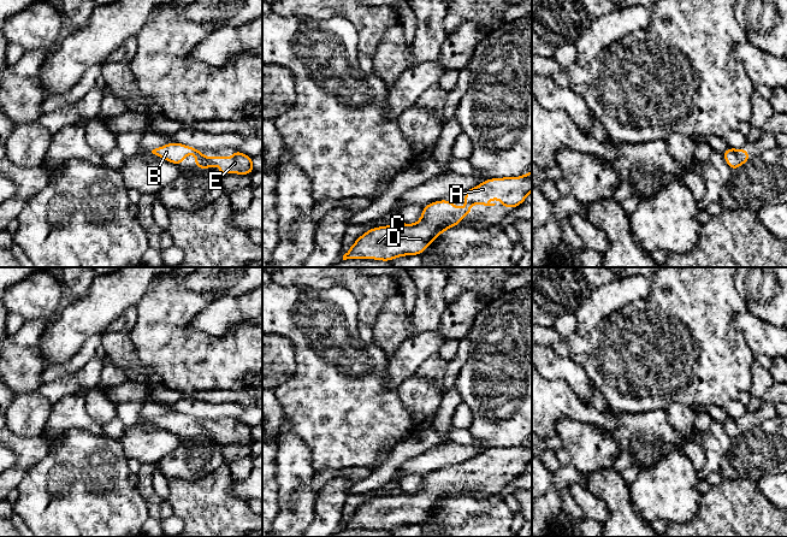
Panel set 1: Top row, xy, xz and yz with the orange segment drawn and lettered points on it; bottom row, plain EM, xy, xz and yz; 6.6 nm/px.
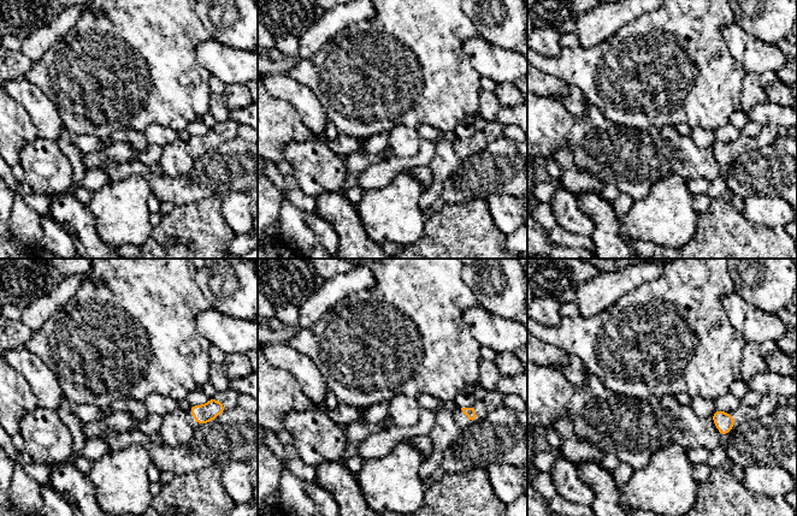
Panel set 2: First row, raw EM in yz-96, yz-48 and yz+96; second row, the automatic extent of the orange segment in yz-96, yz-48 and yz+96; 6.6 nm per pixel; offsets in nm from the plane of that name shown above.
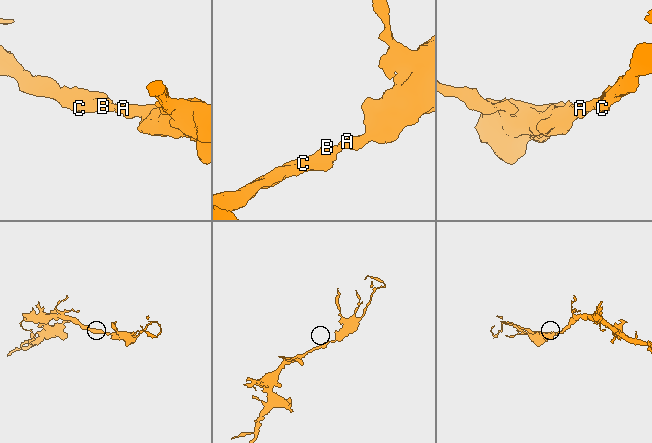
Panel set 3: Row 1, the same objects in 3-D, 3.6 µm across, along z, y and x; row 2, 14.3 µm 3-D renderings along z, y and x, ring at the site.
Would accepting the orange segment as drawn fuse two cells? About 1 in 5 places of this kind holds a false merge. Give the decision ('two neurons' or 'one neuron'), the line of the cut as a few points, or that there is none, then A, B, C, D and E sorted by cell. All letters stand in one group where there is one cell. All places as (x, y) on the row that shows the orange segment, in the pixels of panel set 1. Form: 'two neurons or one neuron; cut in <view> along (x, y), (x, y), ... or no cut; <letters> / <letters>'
one neuron; no cut; A B C D E

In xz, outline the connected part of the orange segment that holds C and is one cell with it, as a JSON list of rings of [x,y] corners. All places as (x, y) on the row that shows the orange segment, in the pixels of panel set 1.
[[[532,170],[520,177],[498,177],[490,178],[479,185],[463,193],[466,205],[458,210],[457,205],[449,200],[439,200],[422,207],[422,214],[415,224],[404,224],[395,222],[389,226],[372,228],[361,235],[349,250],[343,255],[347,259],[375,259],[381,261],[391,261],[398,256],[421,255],[421,253],[438,237],[451,226],[458,226],[460,219],[471,216],[472,205],[495,206],[490,203],[490,199],[501,199],[502,207],[513,210],[515,206],[522,205],[526,196],[532,191]]]

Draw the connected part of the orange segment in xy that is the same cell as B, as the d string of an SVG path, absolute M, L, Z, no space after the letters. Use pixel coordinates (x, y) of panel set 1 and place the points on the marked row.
M171 142L153 149L152 153L178 166L182 166L182 161L185 157L194 153L196 155L195 169L212 169L212 166L217 164L221 167L217 173L224 177L226 176L226 172L236 175L252 175L254 172L253 157L248 157L239 151L235 151L231 158L215 155L207 158L199 148Z

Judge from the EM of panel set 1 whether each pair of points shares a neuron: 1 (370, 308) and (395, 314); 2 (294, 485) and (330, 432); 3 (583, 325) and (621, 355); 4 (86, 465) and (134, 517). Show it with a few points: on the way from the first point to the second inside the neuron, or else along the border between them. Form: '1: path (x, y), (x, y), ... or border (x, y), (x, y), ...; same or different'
1: border (398, 291), (386, 300), (372, 328); different
2: border (297, 435), (309, 448), (311, 464), (315, 470); different
3: border (614, 313), (604, 317), (587, 332), (575, 331); different
4: path (95, 478), (120, 503); same

